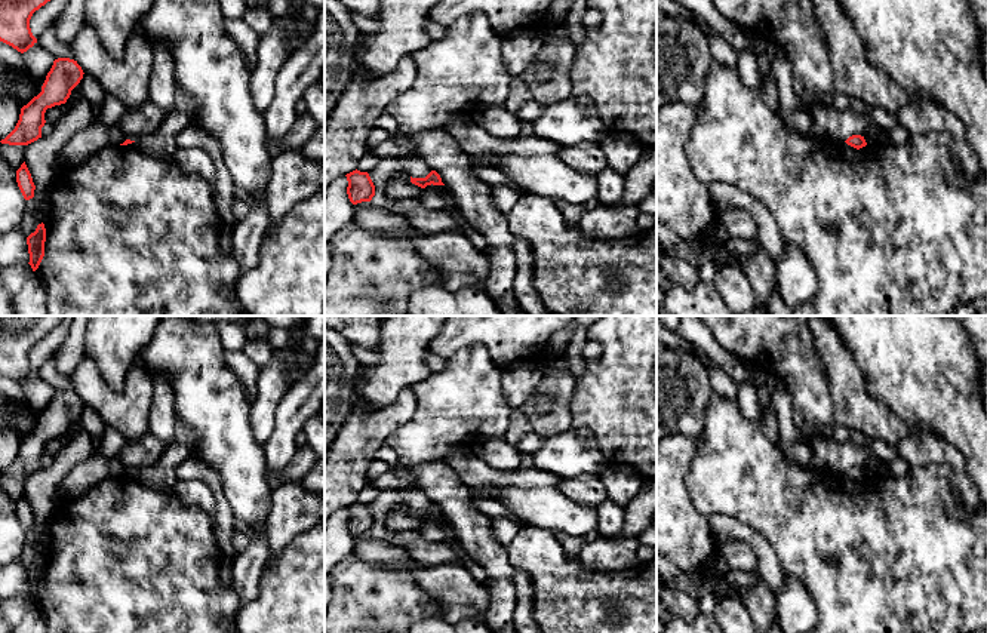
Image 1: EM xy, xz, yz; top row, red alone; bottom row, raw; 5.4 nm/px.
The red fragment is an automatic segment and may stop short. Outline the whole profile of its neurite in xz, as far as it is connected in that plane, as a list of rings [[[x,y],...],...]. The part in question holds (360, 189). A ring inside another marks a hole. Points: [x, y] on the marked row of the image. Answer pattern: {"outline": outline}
{"outline": [[[356,169],[345,176],[348,181],[347,194],[353,205],[372,200],[375,196],[375,185],[368,172]]]}

